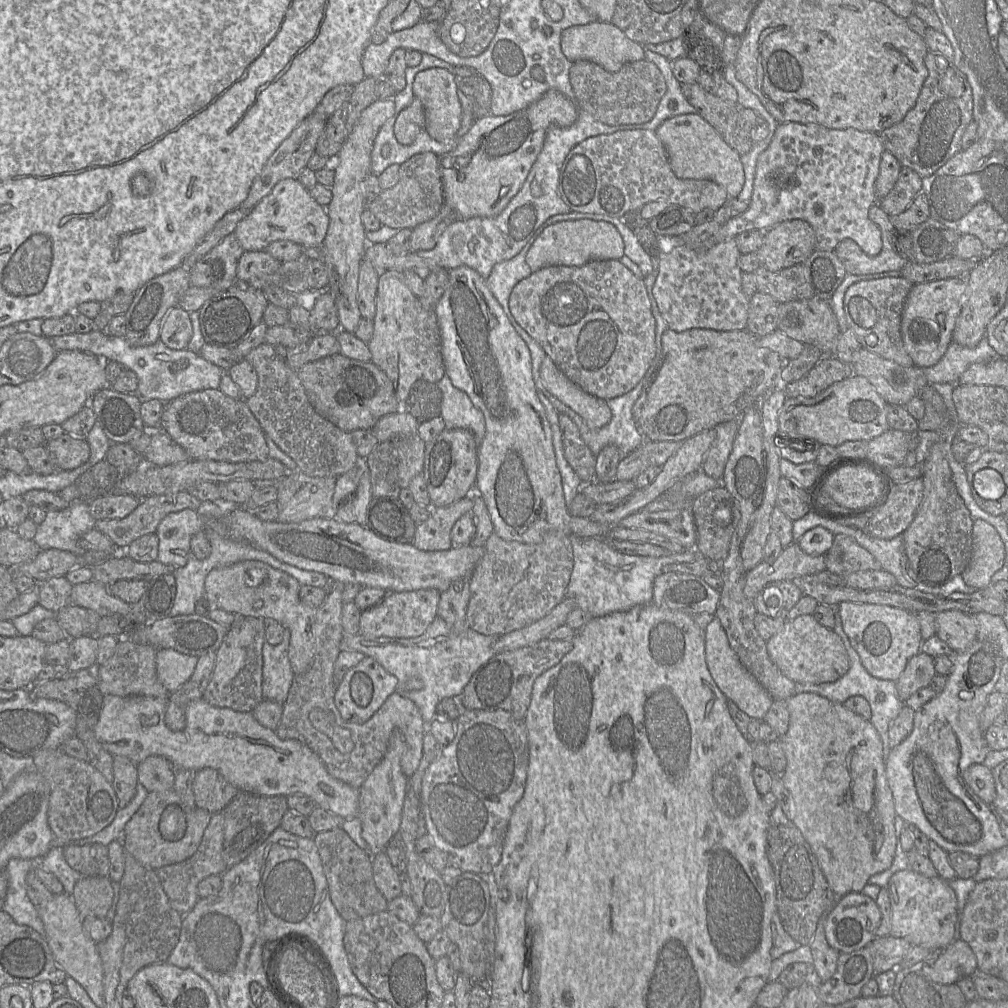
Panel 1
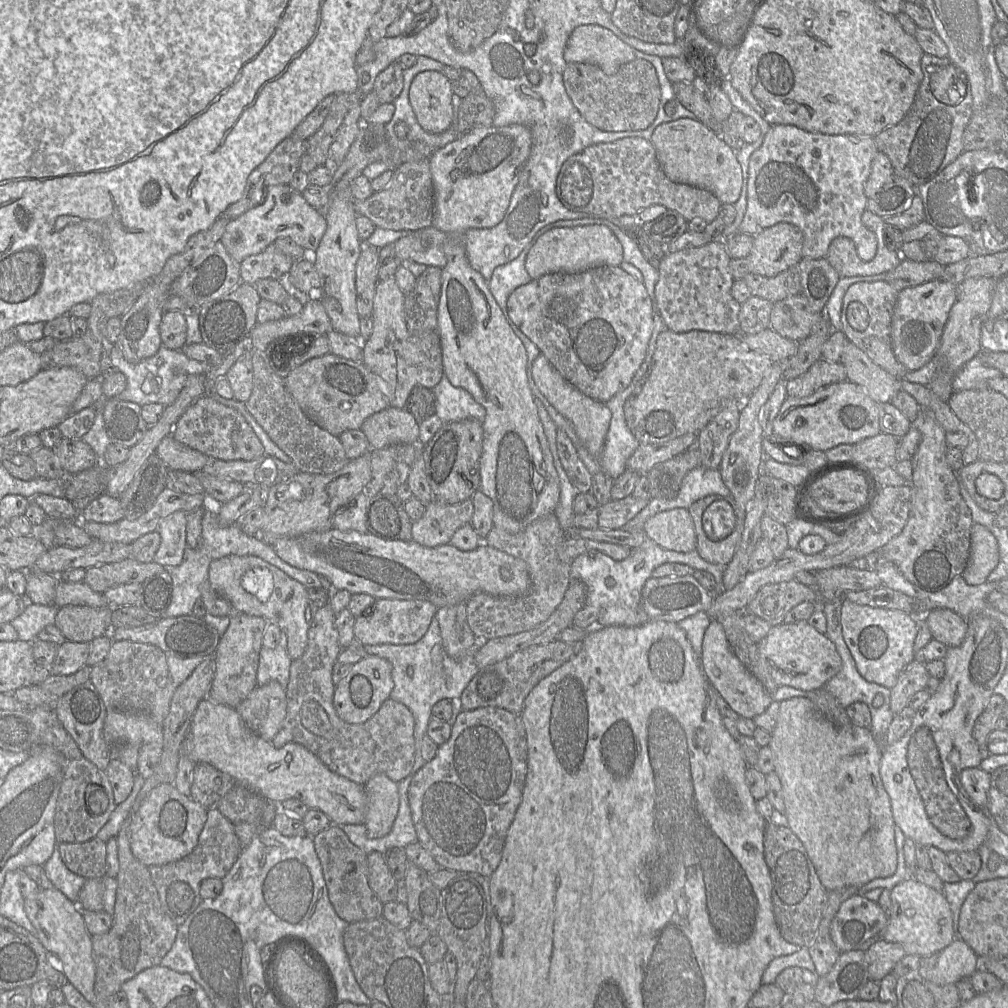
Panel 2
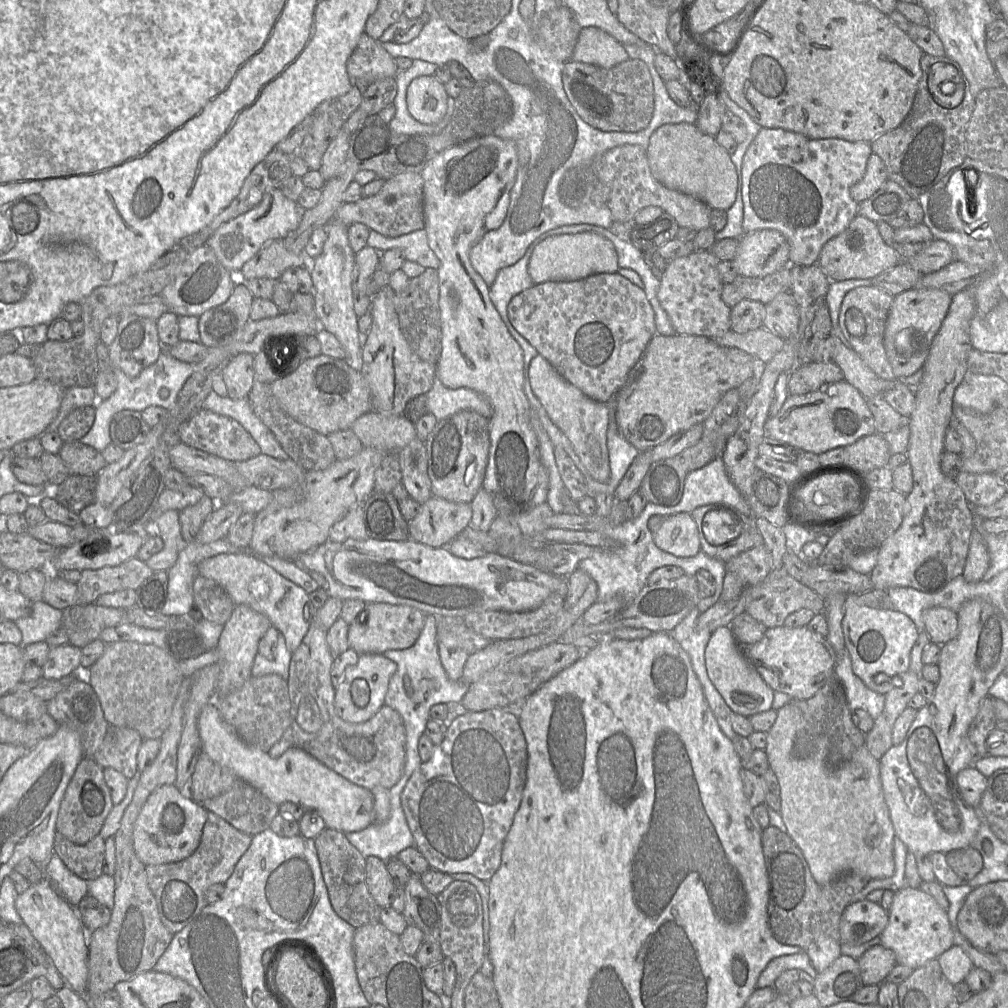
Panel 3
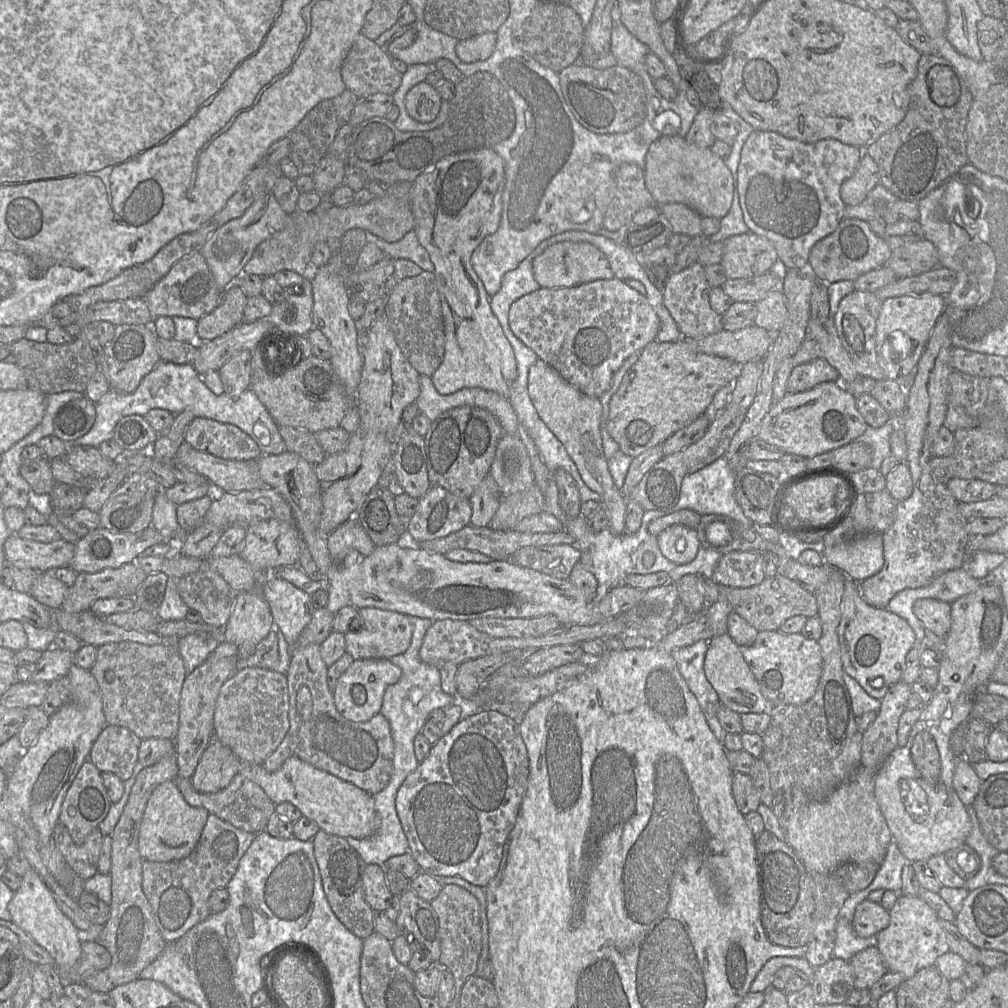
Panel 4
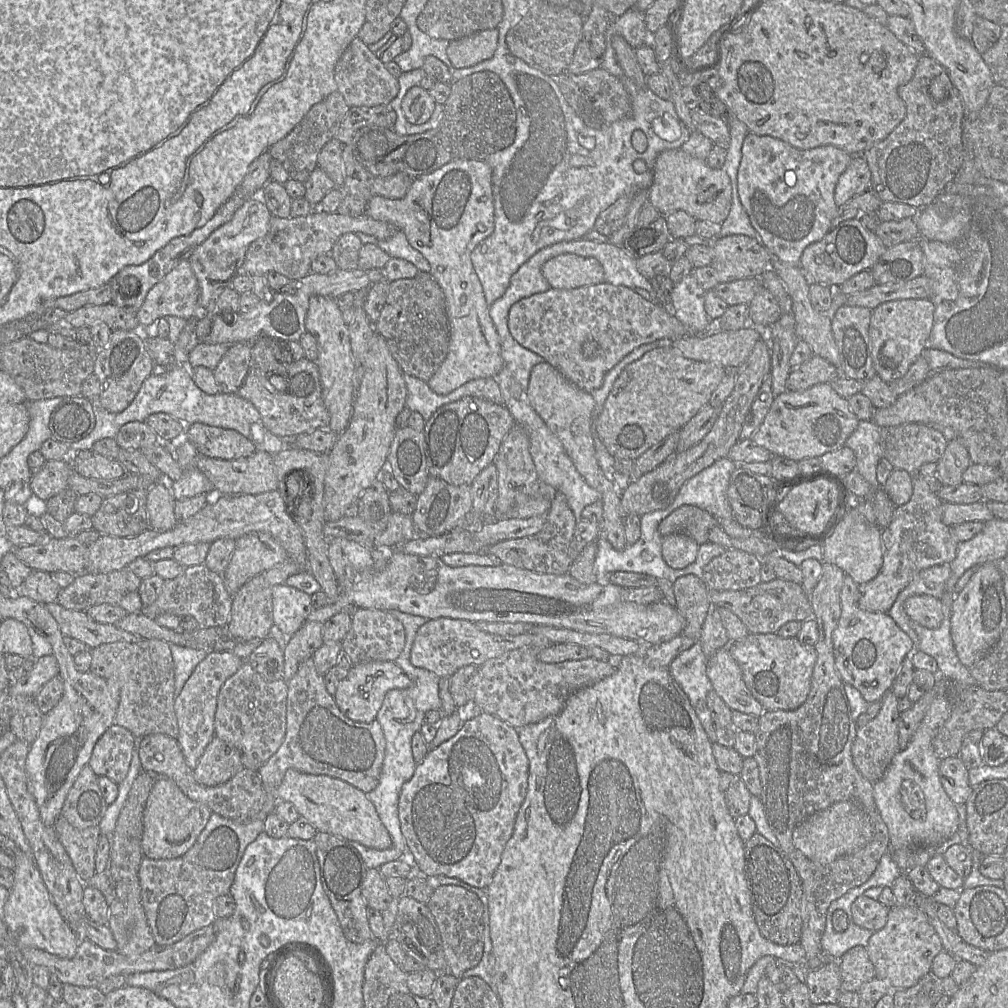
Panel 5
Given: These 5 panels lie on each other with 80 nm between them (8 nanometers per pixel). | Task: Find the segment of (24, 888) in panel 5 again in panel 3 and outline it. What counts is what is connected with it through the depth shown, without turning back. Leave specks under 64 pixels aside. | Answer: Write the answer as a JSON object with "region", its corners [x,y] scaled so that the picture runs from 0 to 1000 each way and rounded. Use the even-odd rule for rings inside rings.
{"region":[[[44,872],[38,876],[31,876],[26,884],[18,887],[15,901],[23,917],[39,935],[65,976],[75,985],[85,986],[88,964],[87,925],[80,915],[76,900],[70,899],[49,873]]]}

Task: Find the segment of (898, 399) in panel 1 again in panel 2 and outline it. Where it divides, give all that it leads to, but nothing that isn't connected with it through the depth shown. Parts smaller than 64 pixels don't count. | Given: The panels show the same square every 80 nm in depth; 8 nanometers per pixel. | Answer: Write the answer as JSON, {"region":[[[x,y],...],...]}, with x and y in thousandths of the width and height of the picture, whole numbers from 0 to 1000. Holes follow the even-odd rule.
{"region":[[[843,338],[837,343],[833,360],[838,364],[839,377],[854,383],[869,400],[882,400],[894,387],[893,375],[873,365]]]}

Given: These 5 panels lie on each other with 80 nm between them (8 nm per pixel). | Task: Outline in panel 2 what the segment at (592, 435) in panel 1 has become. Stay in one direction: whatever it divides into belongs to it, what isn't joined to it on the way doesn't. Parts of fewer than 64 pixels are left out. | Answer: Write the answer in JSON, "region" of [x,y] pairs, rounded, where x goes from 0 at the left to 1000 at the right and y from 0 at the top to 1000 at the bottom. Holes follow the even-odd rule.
{"region":[[[648,310],[648,327],[647,327],[646,335],[643,340],[641,354],[640,354],[638,360],[636,361],[635,365],[631,369],[626,381],[621,386],[612,390],[610,393],[608,393],[602,399],[600,399],[601,403],[603,403],[605,405],[606,417],[605,417],[605,422],[604,422],[604,426],[603,426],[603,429],[601,432],[601,437],[600,437],[598,446],[593,453],[587,452],[583,448],[583,446],[581,445],[581,443],[579,442],[579,440],[577,439],[577,438],[573,434],[567,419],[565,417],[563,417],[562,414],[560,414],[557,410],[555,410],[549,404],[549,402],[541,395],[541,393],[536,389],[535,385],[531,381],[529,374],[524,374],[524,377],[525,377],[525,380],[526,380],[526,383],[529,387],[529,389],[533,392],[533,394],[539,399],[539,401],[543,405],[547,416],[551,420],[553,420],[556,423],[556,426],[559,426],[562,429],[562,431],[563,432],[563,434],[566,436],[567,439],[569,440],[569,442],[573,448],[575,455],[578,457],[578,459],[580,460],[581,464],[583,465],[583,467],[586,469],[587,472],[589,472],[594,466],[597,465],[600,469],[602,469],[605,473],[607,473],[610,476],[617,469],[619,469],[619,467],[622,465],[621,464],[622,456],[626,453],[626,451],[630,448],[630,446],[635,441],[634,438],[632,438],[632,436],[630,435],[630,433],[625,428],[625,426],[621,420],[621,416],[620,416],[620,412],[619,412],[619,401],[620,401],[621,397],[624,395],[624,393],[627,391],[627,389],[629,388],[630,384],[634,380],[637,373],[641,372],[642,364],[644,363],[644,361],[646,359],[646,355],[648,353],[650,345],[651,345],[652,334],[660,326],[663,326],[663,325],[661,324],[655,312]]]}

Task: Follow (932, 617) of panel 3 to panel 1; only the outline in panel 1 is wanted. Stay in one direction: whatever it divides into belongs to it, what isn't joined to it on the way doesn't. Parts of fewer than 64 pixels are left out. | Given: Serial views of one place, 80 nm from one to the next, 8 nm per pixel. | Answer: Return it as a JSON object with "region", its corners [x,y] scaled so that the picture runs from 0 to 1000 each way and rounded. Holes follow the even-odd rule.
{"region":[[[938,605],[929,608],[929,630],[945,647],[958,645],[969,635],[969,627],[965,609],[952,605]]]}

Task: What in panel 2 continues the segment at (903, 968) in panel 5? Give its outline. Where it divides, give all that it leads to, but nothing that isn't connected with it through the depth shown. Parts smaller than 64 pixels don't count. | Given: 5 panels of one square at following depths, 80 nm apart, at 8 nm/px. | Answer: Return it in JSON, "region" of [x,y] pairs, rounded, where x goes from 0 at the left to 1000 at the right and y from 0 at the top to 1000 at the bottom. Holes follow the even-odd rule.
{"region":[[[902,869],[883,883],[883,889],[884,907],[872,931],[891,936],[899,946],[914,950],[932,945],[947,932],[945,906],[936,885]]]}

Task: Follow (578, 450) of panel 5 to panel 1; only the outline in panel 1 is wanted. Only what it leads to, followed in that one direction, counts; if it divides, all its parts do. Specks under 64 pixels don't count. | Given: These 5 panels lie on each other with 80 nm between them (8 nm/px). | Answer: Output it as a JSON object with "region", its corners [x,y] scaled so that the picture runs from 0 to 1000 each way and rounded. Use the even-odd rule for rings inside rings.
{"region":[[[542,352],[536,364],[541,385],[558,400],[575,412],[586,426],[602,422],[606,408],[599,396],[588,393],[567,379]]]}

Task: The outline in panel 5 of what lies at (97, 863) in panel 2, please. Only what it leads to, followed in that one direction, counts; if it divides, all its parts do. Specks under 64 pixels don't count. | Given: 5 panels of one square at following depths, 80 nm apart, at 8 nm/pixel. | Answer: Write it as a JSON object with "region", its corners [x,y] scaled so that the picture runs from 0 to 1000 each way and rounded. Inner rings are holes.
{"region":[[[60,809],[53,820],[77,870],[85,876],[95,866],[94,849],[100,827],[98,819],[76,822]]]}

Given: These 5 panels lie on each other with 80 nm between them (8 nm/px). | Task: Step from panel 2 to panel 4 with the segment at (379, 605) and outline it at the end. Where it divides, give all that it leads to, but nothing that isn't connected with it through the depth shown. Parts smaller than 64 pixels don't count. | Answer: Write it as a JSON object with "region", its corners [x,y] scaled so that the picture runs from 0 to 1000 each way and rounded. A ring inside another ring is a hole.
{"region":[[[362,602],[355,604],[348,626],[343,627],[341,631],[343,648],[346,648],[351,655],[386,654],[405,644],[409,633],[409,621],[402,609]]]}

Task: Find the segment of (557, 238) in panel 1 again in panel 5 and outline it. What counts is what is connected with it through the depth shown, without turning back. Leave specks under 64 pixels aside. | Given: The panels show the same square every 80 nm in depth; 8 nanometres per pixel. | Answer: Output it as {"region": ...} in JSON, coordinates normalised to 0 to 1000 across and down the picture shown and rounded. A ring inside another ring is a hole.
{"region":[[[558,252],[538,264],[538,272],[549,287],[570,287],[599,280],[596,261],[585,255]]]}

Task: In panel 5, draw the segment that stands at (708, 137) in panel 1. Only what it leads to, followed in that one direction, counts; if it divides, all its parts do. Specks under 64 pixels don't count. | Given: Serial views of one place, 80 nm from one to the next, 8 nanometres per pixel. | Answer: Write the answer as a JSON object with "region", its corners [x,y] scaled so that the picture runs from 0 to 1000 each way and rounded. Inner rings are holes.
{"region":[[[675,147],[660,149],[653,154],[650,161],[648,181],[643,188],[643,201],[660,215],[666,210],[678,208],[692,219],[715,222],[721,216],[726,203],[726,184],[717,168],[707,168],[700,163],[699,159],[689,157]]]}

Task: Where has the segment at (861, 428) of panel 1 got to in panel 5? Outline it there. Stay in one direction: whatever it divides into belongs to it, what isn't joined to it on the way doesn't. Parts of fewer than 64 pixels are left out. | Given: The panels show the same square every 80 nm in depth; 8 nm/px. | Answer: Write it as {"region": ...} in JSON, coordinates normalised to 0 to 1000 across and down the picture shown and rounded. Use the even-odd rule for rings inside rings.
{"region":[[[815,380],[797,388],[779,388],[770,393],[756,421],[744,436],[768,452],[794,457],[814,453],[838,442],[851,420],[852,416],[843,407],[840,396],[831,392],[822,380]]]}

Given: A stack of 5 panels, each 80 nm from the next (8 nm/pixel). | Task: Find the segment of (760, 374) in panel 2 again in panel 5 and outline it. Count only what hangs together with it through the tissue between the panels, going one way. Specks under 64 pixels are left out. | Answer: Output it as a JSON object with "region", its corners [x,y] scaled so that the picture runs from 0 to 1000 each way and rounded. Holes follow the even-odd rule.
{"region":[[[666,343],[653,344],[622,362],[609,379],[597,408],[590,412],[589,430],[611,455],[630,456],[664,431],[675,428],[699,402],[722,366],[679,354]]]}

